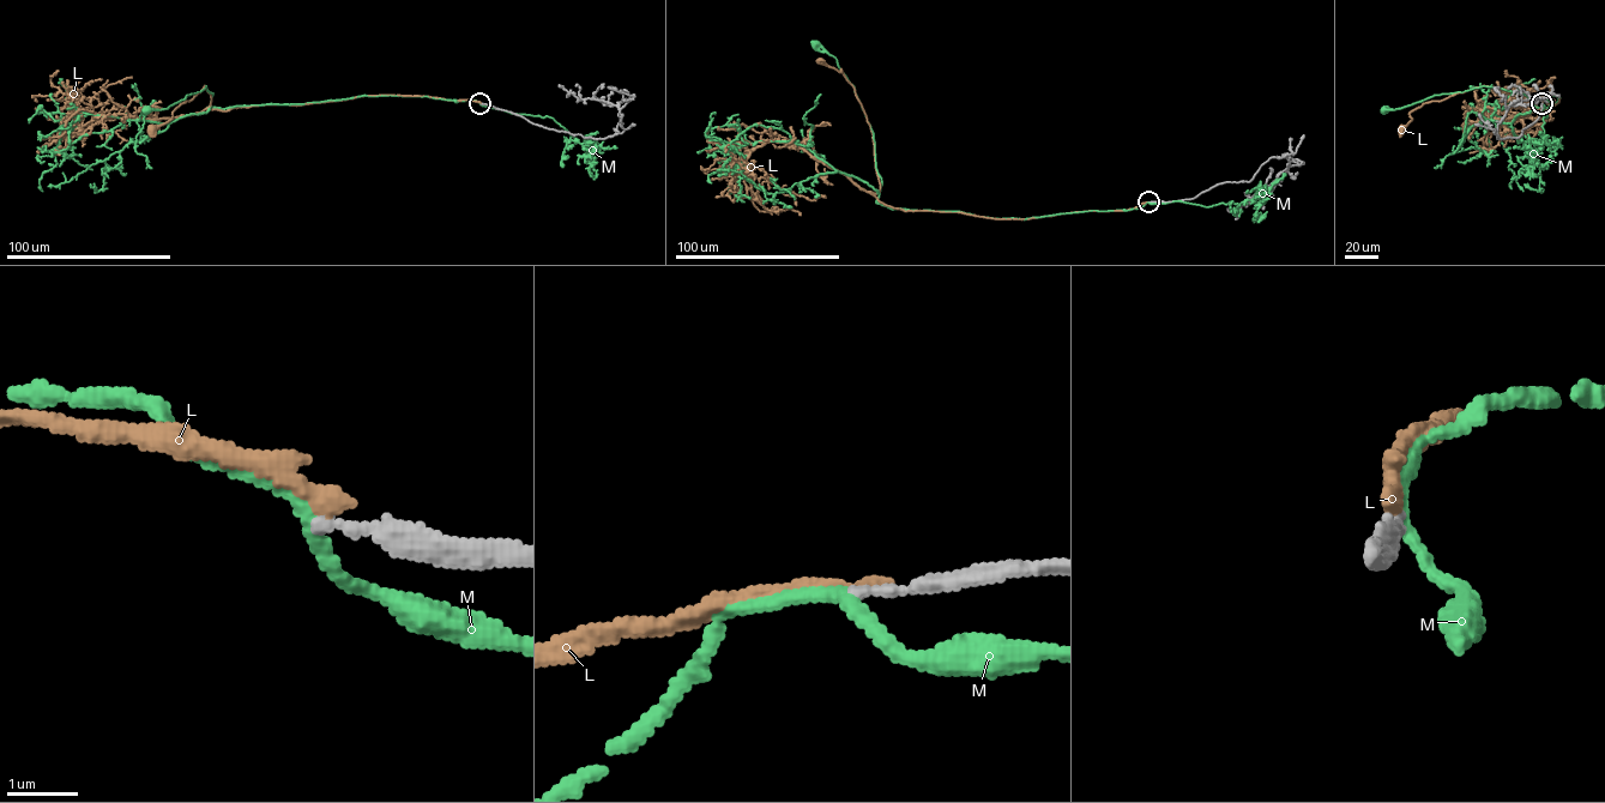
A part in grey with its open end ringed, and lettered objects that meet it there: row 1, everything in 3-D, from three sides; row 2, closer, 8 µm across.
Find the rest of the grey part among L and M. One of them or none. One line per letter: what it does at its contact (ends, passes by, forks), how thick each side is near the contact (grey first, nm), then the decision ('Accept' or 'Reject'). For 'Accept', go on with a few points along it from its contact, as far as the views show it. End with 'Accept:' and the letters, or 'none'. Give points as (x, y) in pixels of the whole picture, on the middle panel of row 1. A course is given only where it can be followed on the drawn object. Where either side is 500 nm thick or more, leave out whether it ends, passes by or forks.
L: It ends there. Thickness 200 nm (grey) against 240 nm. Accept. Its course: (1150, 201), (1024, 219), (885, 205), (869, 192), (879, 193), (880, 182), (854, 88), (821, 60)
M: It passes by. Thickness 160 nm (grey) against 170 nm. Reject
Accept: L

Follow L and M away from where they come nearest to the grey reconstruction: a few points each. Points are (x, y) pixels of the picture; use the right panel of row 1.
L: (1542, 103), (1560, 97), (1548, 112), (1532, 112), (1520, 94), (1483, 85), (1424, 103), (1400, 130)
M: (1542, 103), (1550, 102), (1554, 95), (1560, 97), (1549, 108), (1539, 108), (1521, 94), (1482, 85), (1385, 109)

